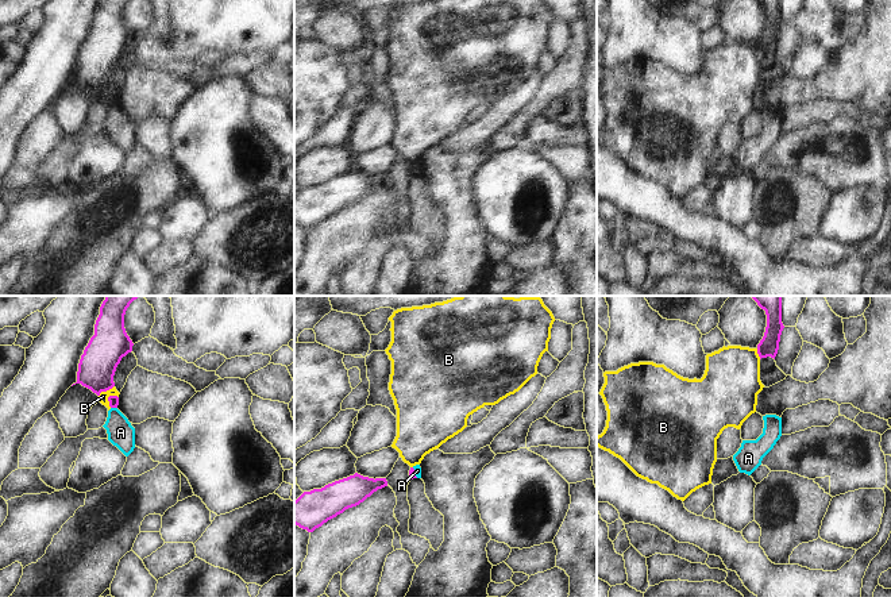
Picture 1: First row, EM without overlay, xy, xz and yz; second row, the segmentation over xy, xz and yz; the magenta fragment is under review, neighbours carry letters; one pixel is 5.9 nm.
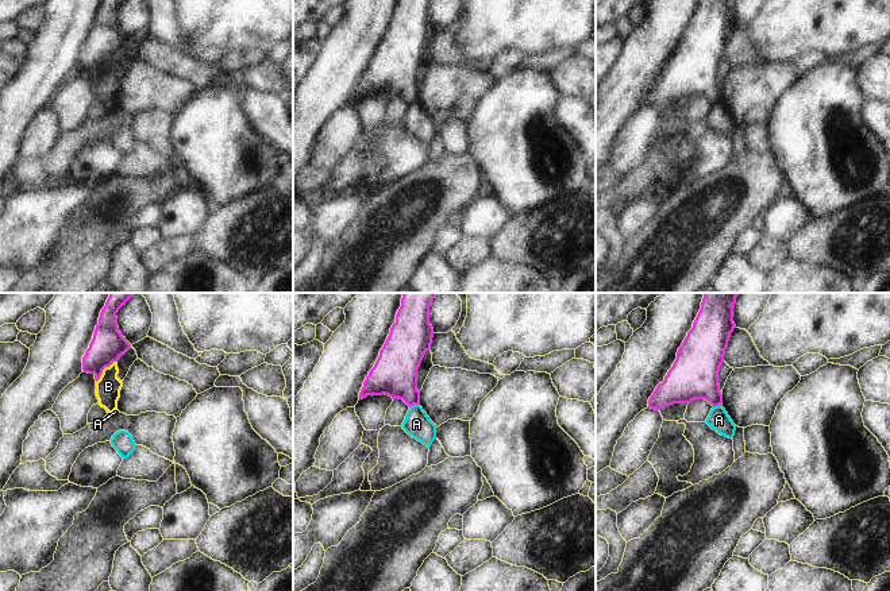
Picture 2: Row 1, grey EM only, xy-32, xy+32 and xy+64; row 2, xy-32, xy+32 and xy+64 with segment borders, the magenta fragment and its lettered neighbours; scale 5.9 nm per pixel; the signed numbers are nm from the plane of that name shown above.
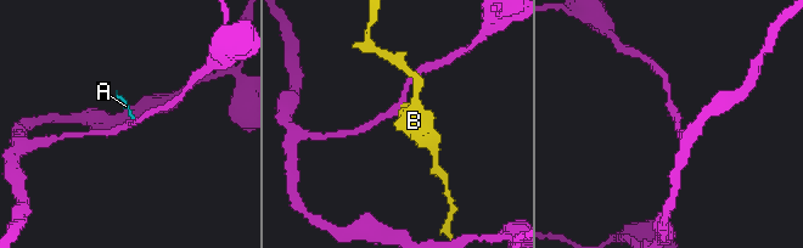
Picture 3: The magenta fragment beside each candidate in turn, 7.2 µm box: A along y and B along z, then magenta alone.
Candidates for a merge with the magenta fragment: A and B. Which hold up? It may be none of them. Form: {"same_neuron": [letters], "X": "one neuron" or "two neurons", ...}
{"same_neuron": [], "A": "two neurons", "B": "two neurons"}

